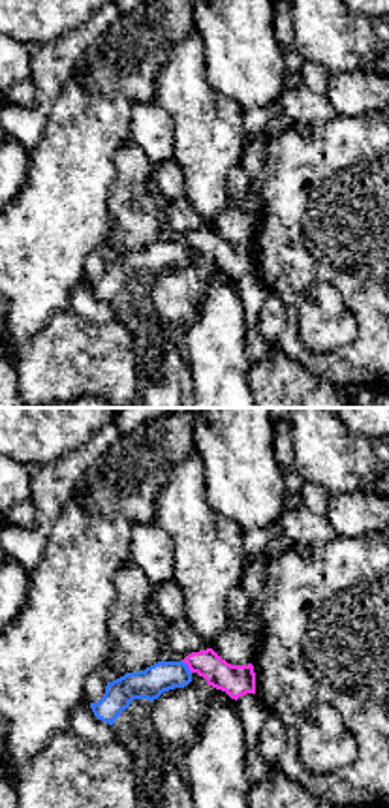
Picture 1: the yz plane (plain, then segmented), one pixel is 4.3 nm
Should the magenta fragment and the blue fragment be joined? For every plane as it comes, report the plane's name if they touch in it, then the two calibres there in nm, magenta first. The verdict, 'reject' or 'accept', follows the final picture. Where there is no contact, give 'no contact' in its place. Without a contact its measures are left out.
contact in yz; calibres 140 and 130 nm

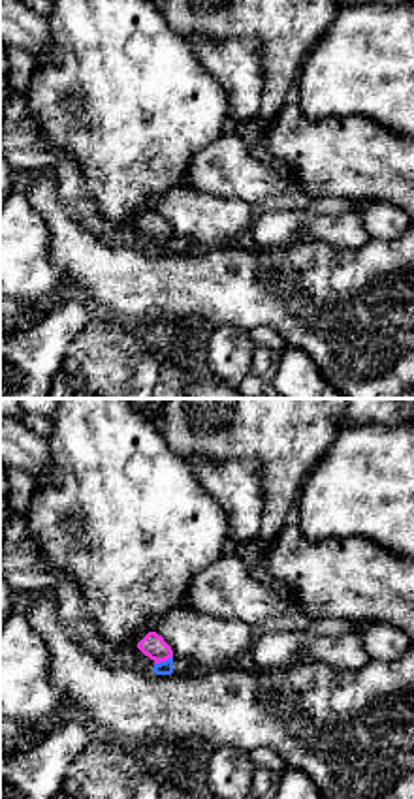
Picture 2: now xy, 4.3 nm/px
contact in xy; calibres 110 and 60 nm

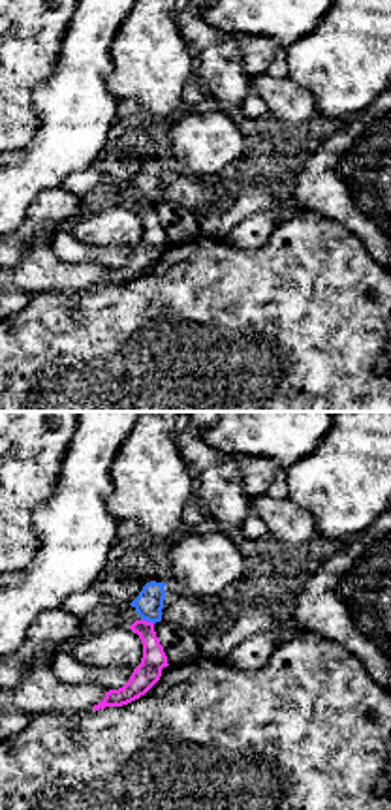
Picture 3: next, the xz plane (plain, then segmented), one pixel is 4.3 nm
contact in xz; calibres 110 and 120 nm

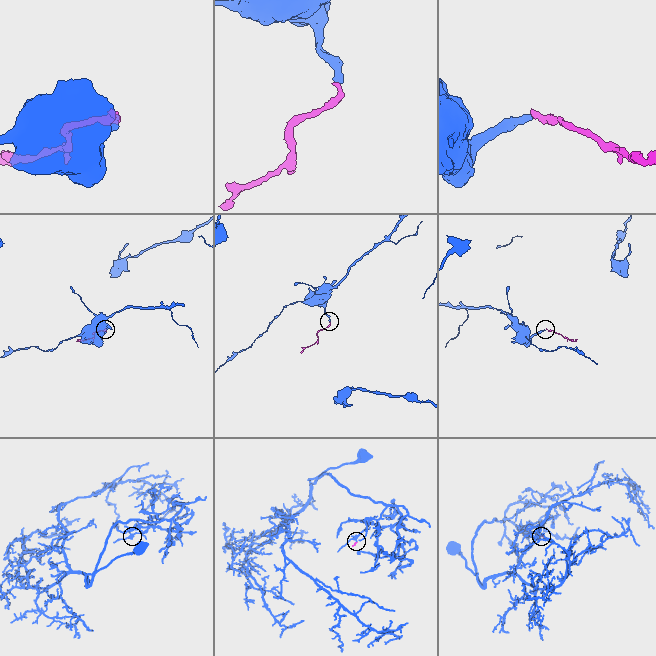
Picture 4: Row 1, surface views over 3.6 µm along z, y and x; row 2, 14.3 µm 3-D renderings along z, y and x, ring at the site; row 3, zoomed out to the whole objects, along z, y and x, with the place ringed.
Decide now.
reject

